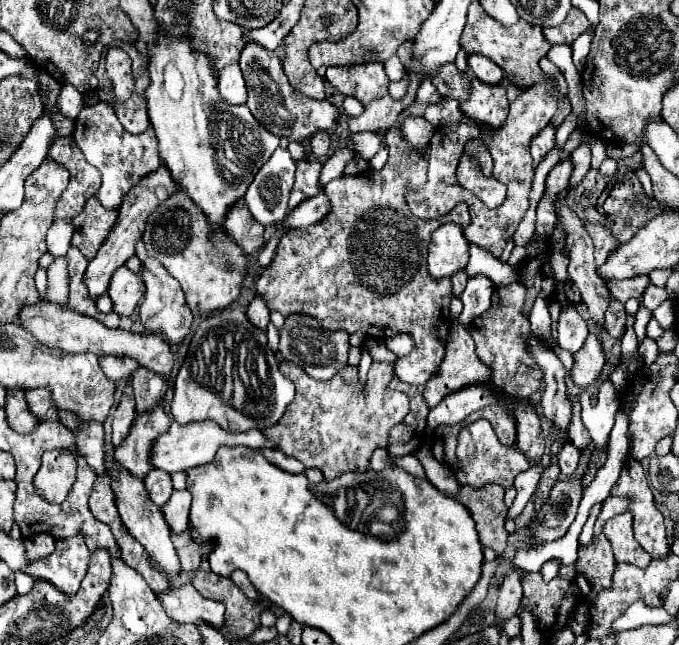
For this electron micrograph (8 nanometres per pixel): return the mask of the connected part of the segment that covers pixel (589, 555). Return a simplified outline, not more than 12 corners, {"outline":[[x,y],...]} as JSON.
{"outline":[[610,540],[578,548],[576,584],[592,604],[610,586]]}

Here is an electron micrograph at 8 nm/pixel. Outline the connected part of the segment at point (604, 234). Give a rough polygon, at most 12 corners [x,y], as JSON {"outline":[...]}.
{"outline":[[588,222],[596,246],[596,266],[608,260],[620,244],[602,224]]}

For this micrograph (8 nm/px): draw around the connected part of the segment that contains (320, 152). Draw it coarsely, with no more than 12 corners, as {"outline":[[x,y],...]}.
{"outline":[[316,132],[310,140],[314,156],[328,156],[330,132]]}

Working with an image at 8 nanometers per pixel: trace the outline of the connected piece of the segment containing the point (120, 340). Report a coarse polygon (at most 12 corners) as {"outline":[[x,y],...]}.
{"outline":[[22,306],[44,346],[128,356],[164,378],[174,356],[160,336],[112,330],[68,306]]}

